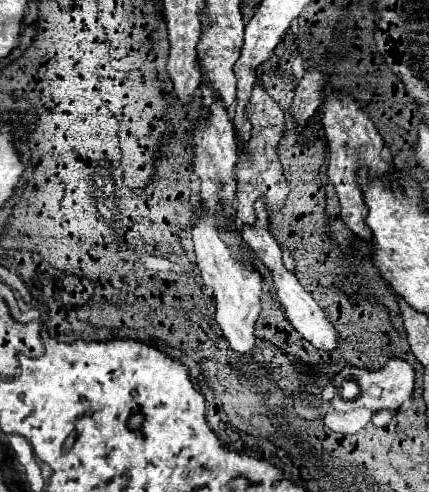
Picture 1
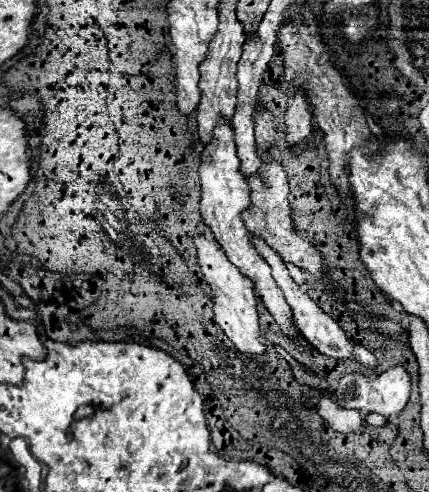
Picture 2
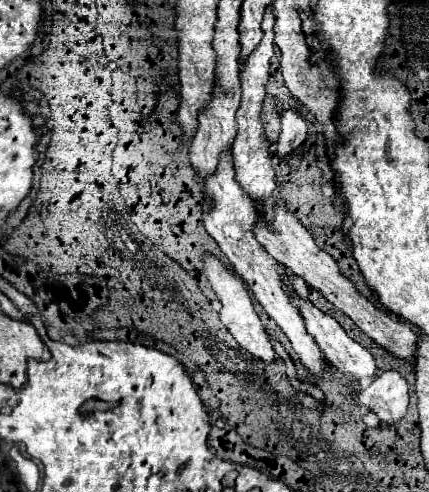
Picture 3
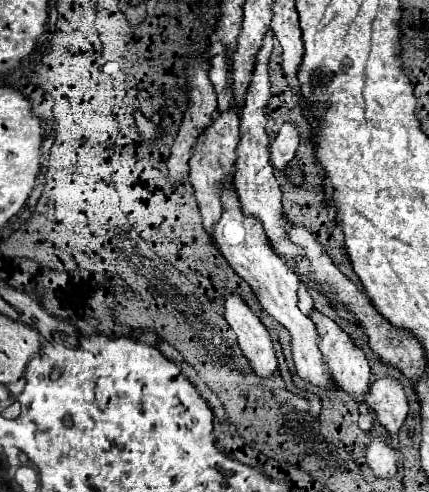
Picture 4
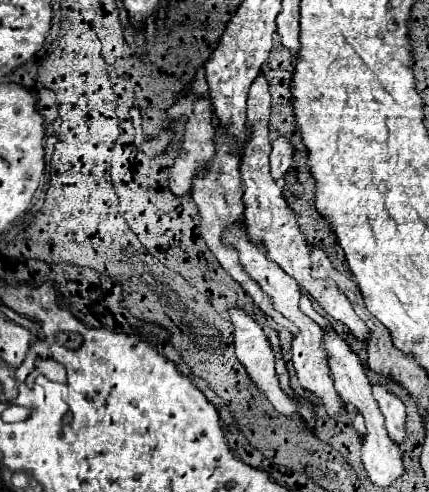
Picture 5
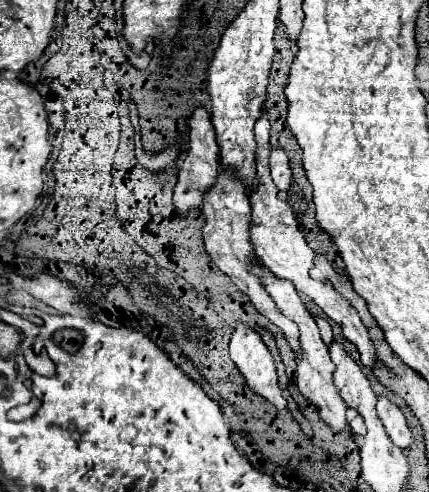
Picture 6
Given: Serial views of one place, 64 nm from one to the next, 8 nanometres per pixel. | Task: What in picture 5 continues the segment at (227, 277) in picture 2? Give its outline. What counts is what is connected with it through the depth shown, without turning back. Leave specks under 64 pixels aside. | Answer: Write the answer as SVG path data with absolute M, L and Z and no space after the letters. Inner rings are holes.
M232 306L228 310L230 314L230 322L234 326L234 350L236 350L236 356L238 360L246 366L246 372L248 376L252 378L252 382L258 384L258 388L268 396L270 404L282 412L282 414L292 414L292 412L298 412L298 404L294 398L290 398L284 390L280 390L278 386L278 378L276 378L276 372L274 372L274 352L272 352L272 346L268 342L268 336L264 334L262 326L242 308L236 308Z

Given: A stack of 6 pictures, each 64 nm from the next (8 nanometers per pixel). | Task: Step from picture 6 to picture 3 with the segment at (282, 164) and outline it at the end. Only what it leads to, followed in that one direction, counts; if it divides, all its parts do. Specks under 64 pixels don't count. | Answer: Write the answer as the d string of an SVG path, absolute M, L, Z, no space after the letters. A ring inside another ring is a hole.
M300 106L288 108L282 114L282 134L278 140L278 154L288 156L306 140L306 136L308 136L308 122L302 116Z

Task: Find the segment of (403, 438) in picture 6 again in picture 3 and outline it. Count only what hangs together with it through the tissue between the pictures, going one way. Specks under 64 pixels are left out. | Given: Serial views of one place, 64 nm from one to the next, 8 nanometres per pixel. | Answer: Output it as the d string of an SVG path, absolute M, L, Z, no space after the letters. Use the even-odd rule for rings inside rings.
M388 370L354 394L356 404L368 406L384 424L398 422L408 406L408 382L398 370Z

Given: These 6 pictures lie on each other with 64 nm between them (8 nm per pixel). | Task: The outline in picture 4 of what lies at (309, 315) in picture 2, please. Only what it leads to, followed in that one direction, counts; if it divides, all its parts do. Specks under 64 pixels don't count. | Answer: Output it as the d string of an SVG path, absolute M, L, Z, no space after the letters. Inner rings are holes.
M312 310L310 312L310 320L314 322L316 326L316 332L320 336L320 352L330 368L330 374L332 378L346 390L350 392L358 402L364 402L364 392L368 392L368 384L370 384L370 362L366 358L366 354L362 352L362 348L358 348L354 344L354 340L344 332L340 330L340 326L330 320L328 316L320 314L318 310Z

